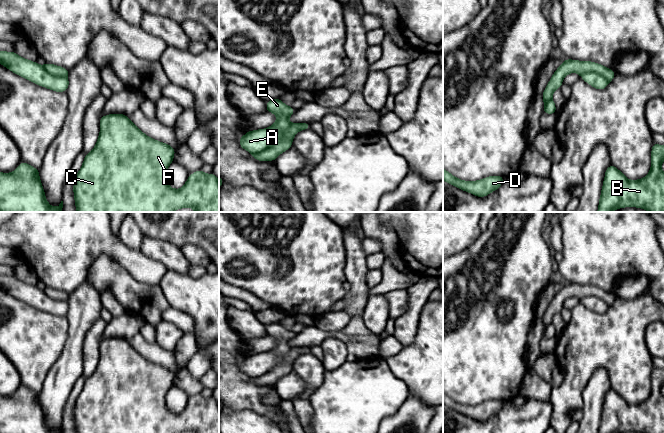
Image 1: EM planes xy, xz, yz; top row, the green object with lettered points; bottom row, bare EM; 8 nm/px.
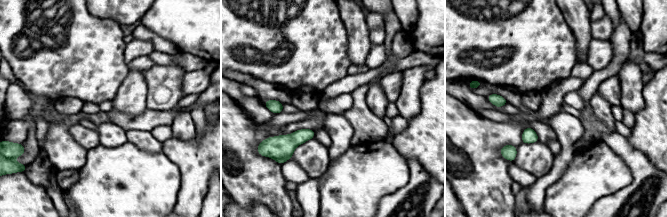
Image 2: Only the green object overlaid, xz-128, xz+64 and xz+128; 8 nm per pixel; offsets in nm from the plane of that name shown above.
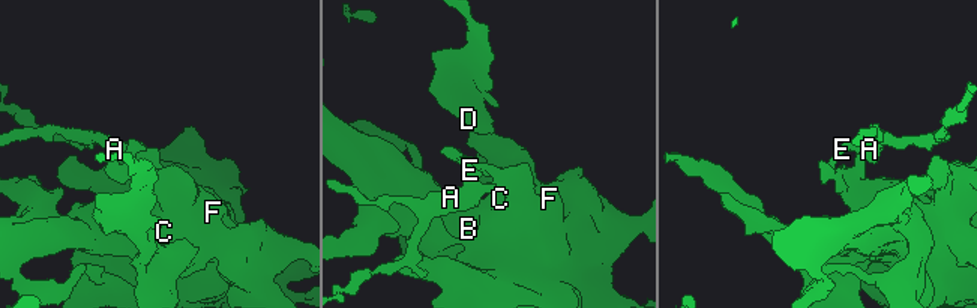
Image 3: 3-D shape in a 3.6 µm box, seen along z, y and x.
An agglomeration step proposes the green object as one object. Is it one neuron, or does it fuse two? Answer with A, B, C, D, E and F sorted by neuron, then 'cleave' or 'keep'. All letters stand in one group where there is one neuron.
groups A B C D E F; keep

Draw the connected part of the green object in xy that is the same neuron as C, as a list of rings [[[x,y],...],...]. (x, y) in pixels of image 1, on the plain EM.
[[[109,338],[100,342],[100,358],[94,373],[85,379],[84,386],[76,399],[73,415],[76,433],[181,433],[192,431],[193,433],[219,433],[219,404],[212,398],[206,398],[197,394],[191,398],[181,413],[171,412],[165,403],[166,394],[173,386],[175,373],[170,369],[154,364],[144,358],[130,343],[123,338]]]

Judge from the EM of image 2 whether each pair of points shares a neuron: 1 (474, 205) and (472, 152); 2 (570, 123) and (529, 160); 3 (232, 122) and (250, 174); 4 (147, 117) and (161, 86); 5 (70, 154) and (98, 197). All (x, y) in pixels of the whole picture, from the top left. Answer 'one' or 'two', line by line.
1: one
2: two
3: one
4: two
5: two

